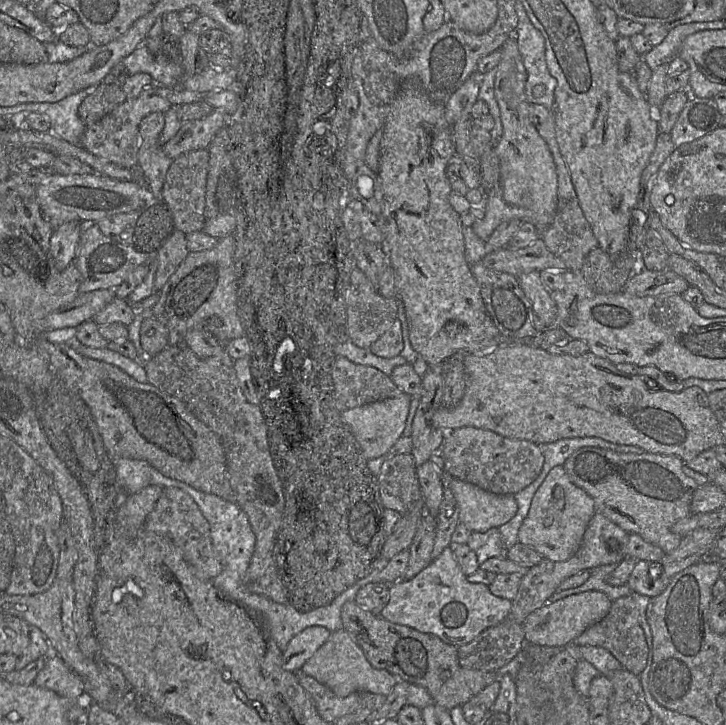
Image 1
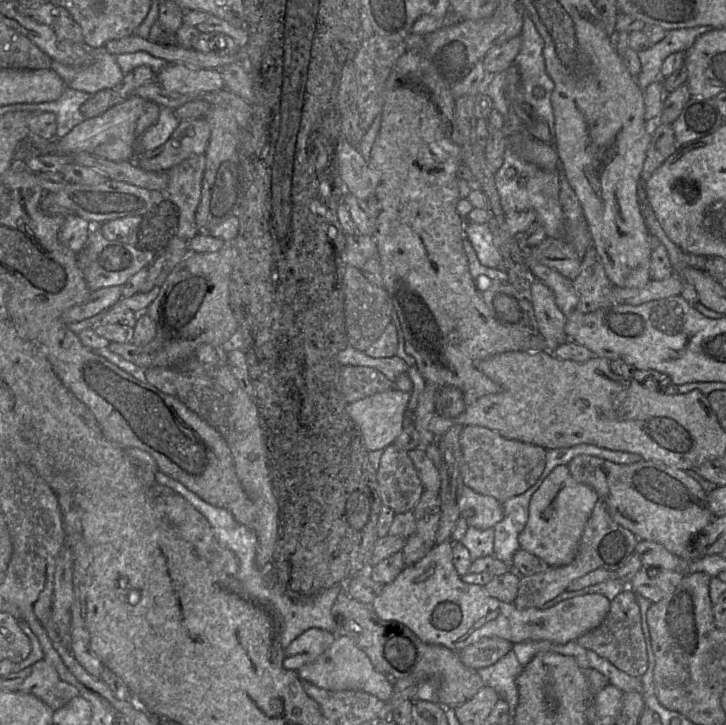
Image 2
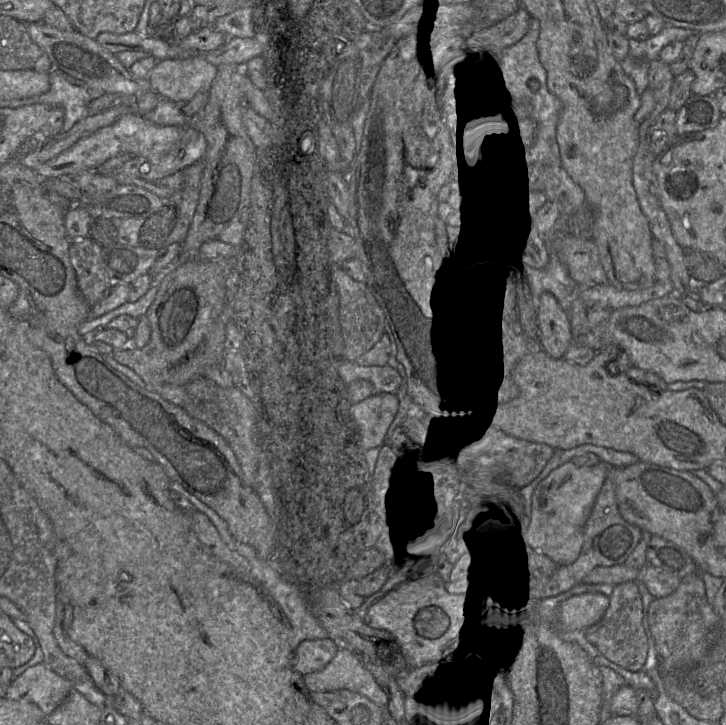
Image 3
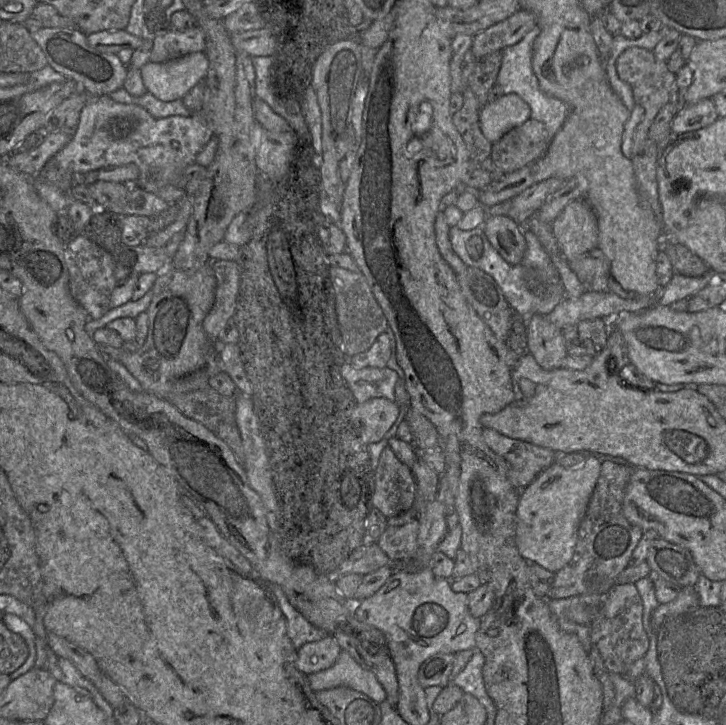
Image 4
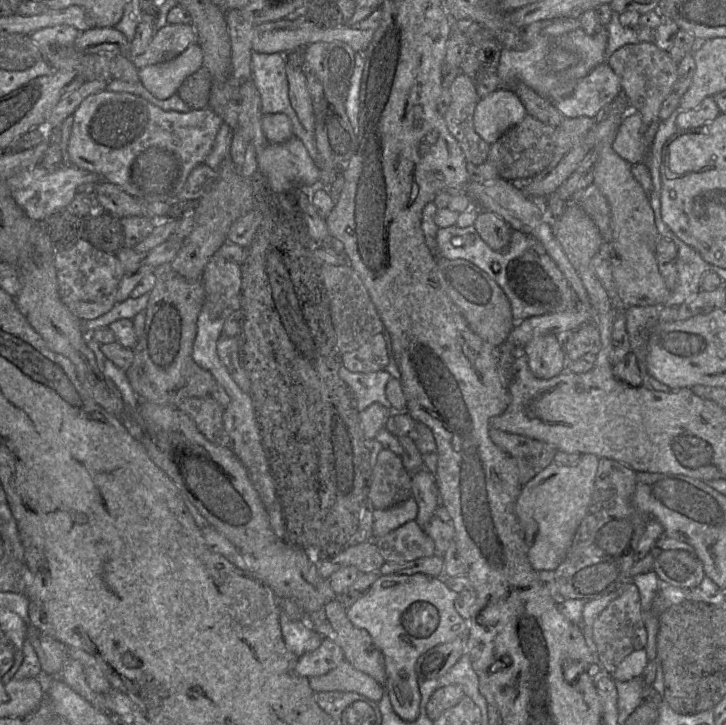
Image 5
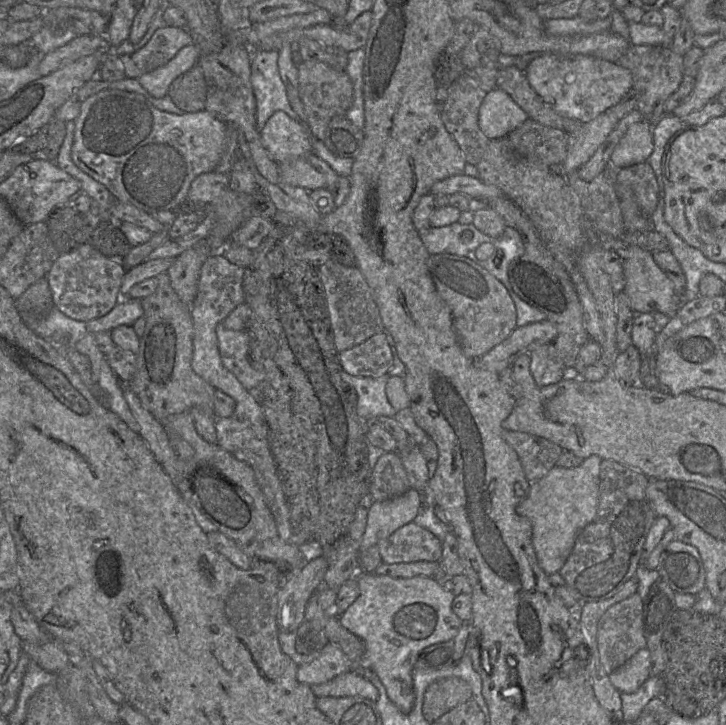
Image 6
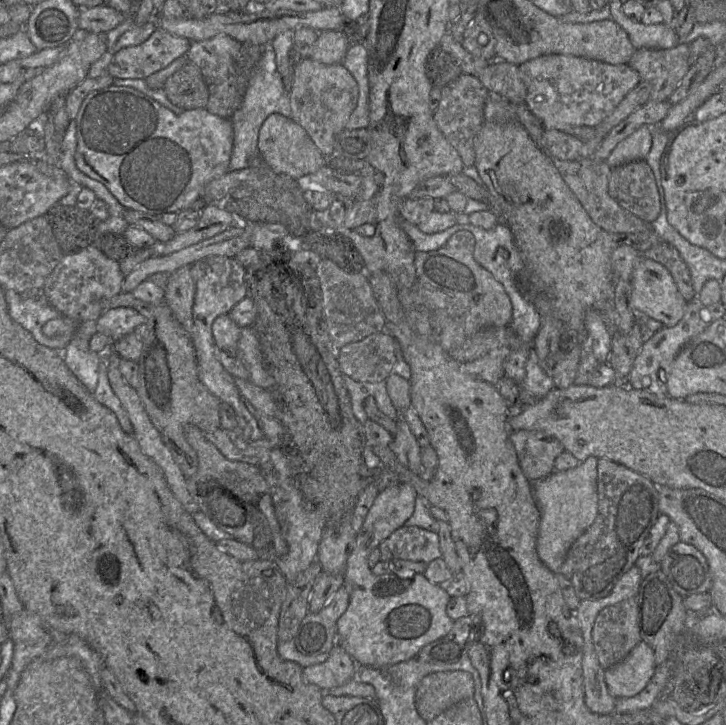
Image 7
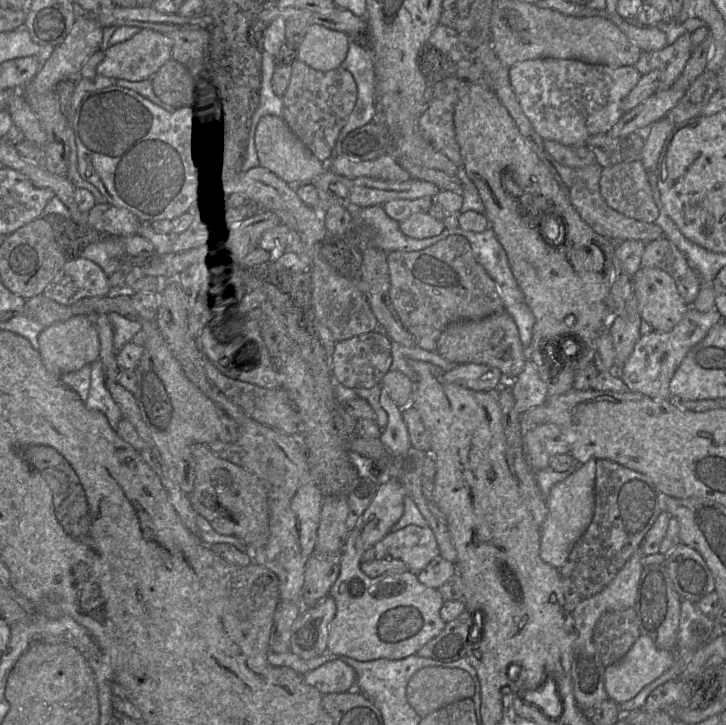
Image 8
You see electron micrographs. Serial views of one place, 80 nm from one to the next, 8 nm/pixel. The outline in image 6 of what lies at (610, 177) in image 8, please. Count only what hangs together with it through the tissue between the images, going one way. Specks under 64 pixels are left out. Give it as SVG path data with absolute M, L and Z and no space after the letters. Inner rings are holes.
M646 161L617 169L616 183L632 189L641 212L650 218L659 201L658 184L650 164Z

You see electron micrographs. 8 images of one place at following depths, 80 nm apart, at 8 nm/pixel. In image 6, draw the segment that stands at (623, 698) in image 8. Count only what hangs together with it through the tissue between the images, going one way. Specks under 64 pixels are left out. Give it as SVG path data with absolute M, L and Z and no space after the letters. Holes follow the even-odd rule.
M644 647L610 673L609 679L620 693L633 693L650 677L650 667L650 652Z

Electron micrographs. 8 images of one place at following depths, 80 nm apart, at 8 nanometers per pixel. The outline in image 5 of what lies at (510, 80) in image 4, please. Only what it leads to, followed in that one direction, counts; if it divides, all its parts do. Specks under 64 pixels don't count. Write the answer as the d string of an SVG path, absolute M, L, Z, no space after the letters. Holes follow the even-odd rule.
M557 18L527 26L523 29L522 39L524 48L521 50L502 48L497 67L500 87L522 82L553 103L570 95L580 79L605 62L608 31L604 27L600 32L588 35L578 19Z

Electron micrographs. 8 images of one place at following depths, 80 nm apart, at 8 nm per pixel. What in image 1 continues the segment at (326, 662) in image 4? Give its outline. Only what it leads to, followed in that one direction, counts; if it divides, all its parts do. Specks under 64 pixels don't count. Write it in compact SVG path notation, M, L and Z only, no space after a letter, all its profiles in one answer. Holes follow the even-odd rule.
M310 626L295 635L282 652L282 668L296 672L327 641L331 632L323 626Z

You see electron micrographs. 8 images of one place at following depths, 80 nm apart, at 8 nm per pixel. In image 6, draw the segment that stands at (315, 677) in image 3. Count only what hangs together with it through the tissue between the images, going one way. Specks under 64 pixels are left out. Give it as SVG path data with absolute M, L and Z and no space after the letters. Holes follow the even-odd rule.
M351 669L331 680L310 685L316 697L320 696L353 696L362 697L376 702L379 692L373 683L361 673Z

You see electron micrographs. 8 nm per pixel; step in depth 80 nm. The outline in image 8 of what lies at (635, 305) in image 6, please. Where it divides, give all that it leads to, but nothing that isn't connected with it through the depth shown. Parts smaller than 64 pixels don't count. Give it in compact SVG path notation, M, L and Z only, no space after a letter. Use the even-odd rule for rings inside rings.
M640 268L632 282L641 318L653 331L671 331L690 308L678 293L674 279L660 269Z

